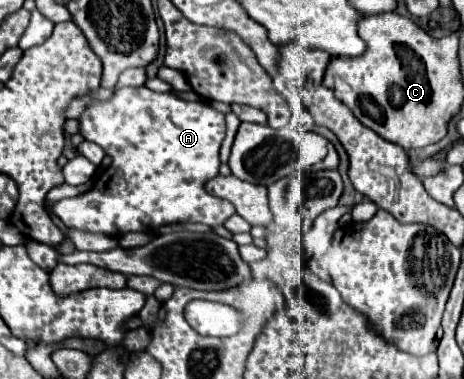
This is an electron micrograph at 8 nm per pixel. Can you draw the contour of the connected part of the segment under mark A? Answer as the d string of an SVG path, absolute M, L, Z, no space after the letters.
M124 87L114 91L112 101L94 103L88 107L78 121L84 139L96 141L112 157L112 165L84 195L70 197L52 205L52 211L62 219L66 227L120 239L132 231L150 233L160 225L170 223L204 223L218 227L236 213L230 201L214 197L206 191L206 181L218 175L218 151L224 139L224 113L216 111L212 105L204 101L184 101L172 93L156 93L148 91L146 87Z

